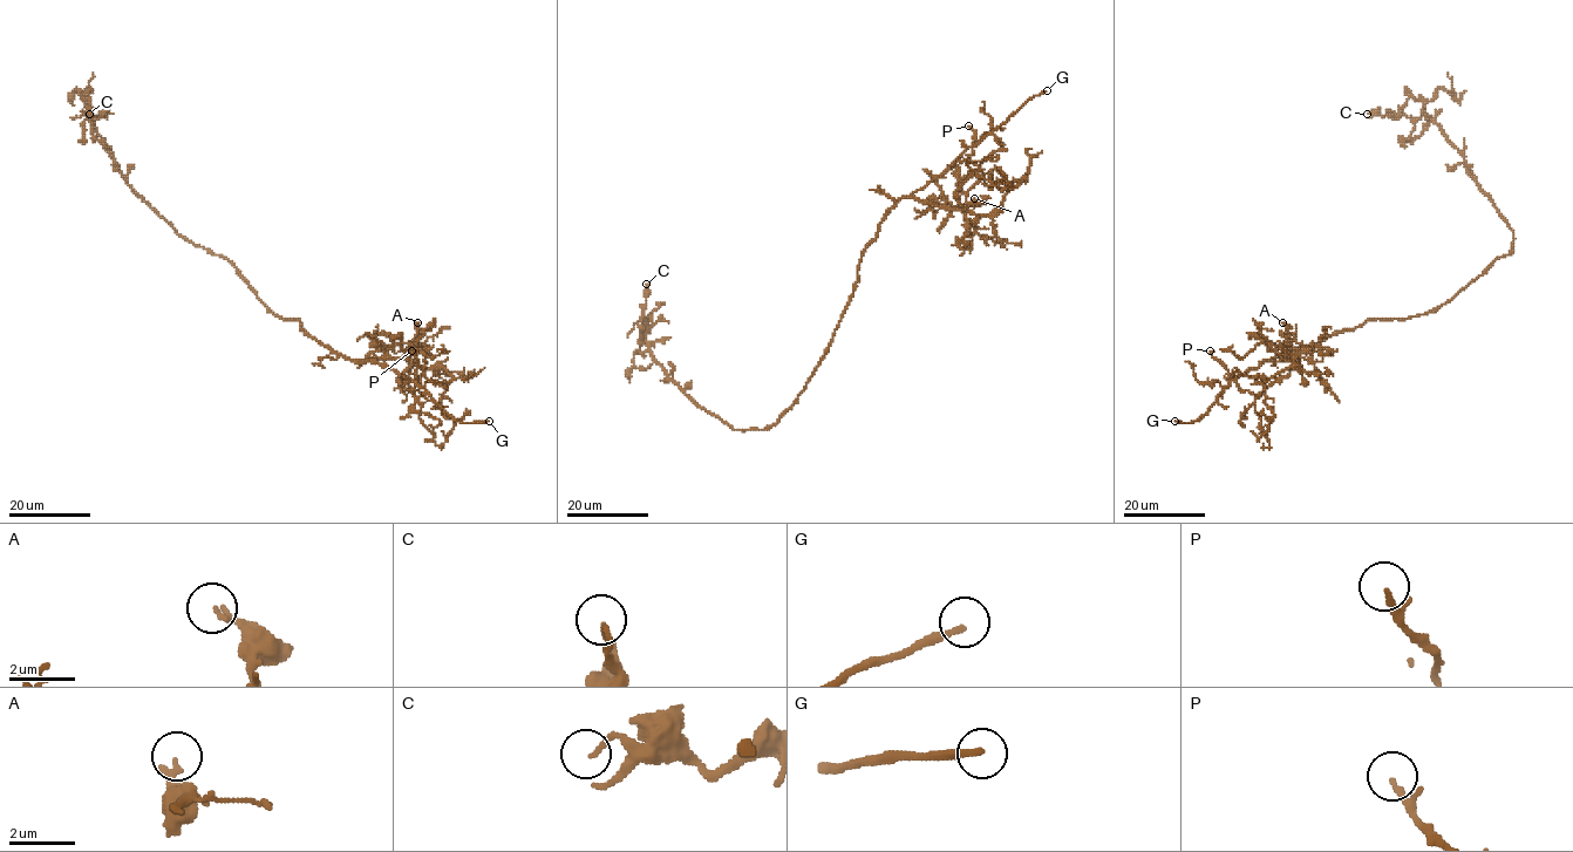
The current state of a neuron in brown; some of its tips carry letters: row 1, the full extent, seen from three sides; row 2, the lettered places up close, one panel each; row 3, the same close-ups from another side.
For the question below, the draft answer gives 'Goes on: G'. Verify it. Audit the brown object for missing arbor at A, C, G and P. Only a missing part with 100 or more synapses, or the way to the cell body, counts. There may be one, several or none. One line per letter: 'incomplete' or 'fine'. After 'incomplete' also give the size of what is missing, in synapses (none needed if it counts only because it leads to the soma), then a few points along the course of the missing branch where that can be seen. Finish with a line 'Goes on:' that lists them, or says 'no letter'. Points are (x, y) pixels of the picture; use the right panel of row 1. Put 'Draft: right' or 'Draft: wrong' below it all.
A: fine
C: fine
G: incomplete
P: fine
Goes on: G
Draft: right

